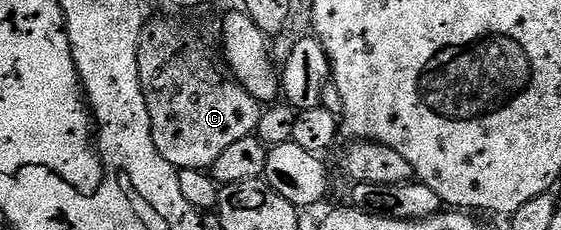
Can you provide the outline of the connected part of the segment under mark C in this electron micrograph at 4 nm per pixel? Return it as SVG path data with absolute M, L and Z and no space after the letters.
M148 18L139 34L137 69L145 105L149 109L153 145L157 145L157 153L161 153L161 157L179 171L207 171L217 157L229 149L229 145L255 135L259 124L261 104L234 77L221 69L220 60L216 59L211 56L211 47L203 40L202 33L183 19Z

